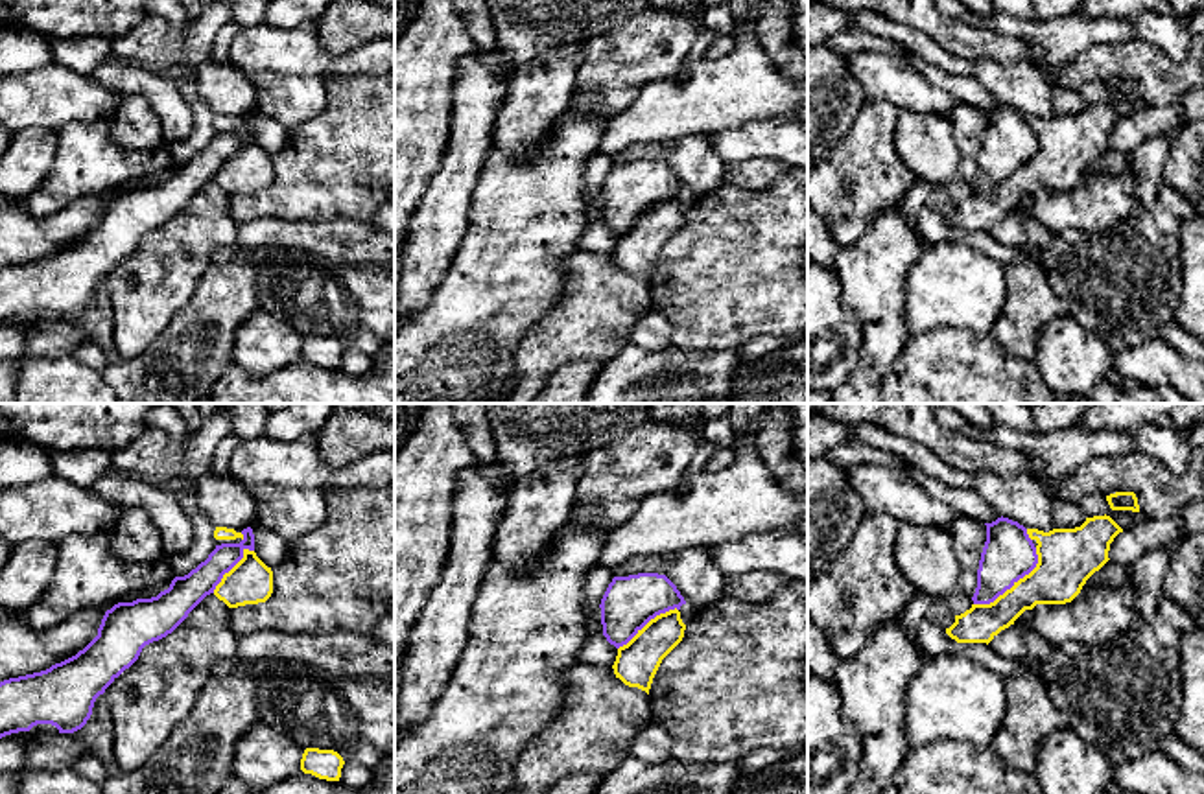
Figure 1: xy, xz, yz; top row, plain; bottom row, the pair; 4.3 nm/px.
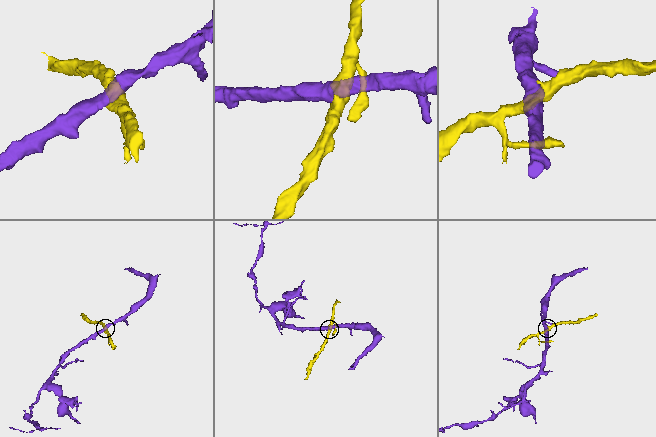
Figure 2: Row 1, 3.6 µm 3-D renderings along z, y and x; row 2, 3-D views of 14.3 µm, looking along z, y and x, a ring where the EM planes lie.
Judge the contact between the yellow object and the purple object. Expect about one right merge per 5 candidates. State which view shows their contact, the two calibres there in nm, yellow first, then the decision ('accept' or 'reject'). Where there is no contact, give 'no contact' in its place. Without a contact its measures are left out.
meets yellow in yz; 240 nm thick on the yellow side, 220 nm on the other; reject

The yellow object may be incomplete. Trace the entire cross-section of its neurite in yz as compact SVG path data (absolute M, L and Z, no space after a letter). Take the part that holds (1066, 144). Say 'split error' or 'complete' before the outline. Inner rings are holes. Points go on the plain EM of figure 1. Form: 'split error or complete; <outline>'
complete; M1110 103L1086 105L1075 116L1053 116L1049 120L1027 116L1034 127L1038 151L1014 169L1010 177L990 192L972 192L946 221L957 230L990 230L1001 217L1036 192L1071 190L1110 146L1110 131L1123 116Z

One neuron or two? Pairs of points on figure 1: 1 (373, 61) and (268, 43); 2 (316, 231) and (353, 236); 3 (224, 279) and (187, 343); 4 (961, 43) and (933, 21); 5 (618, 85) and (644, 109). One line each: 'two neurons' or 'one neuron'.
1: one neuron
2: one neuron
3: one neuron
4: one neuron
5: two neurons

